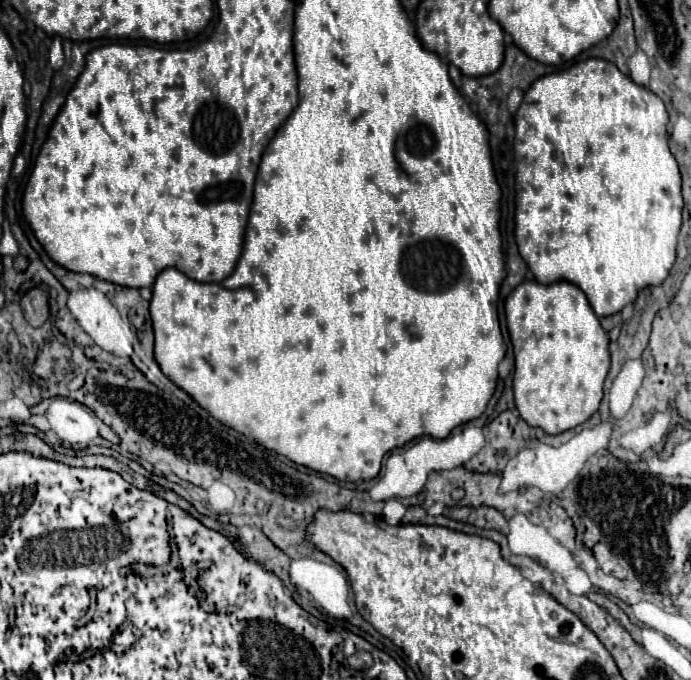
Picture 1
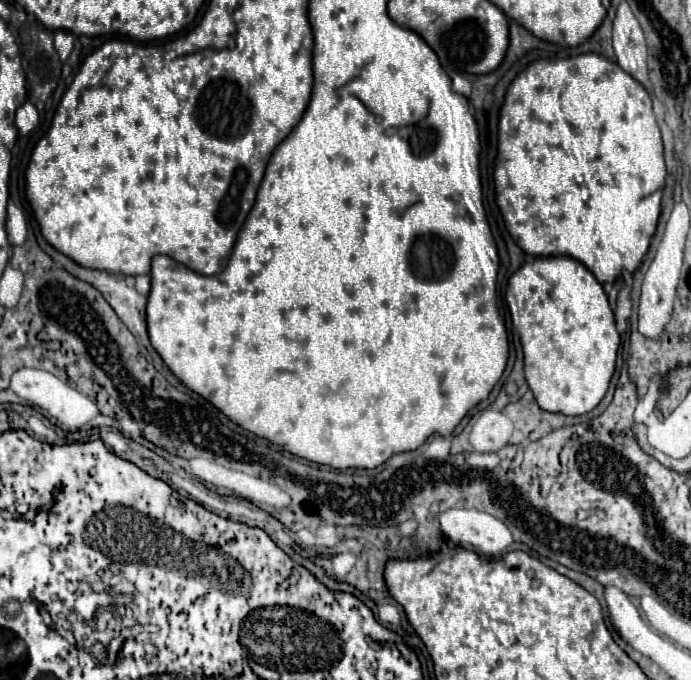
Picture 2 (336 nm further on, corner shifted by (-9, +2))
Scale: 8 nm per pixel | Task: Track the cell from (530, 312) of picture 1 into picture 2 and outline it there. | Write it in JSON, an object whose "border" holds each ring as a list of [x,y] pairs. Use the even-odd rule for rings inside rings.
{"border":[[[537,256],[535,260],[525,262],[509,278],[505,300],[513,327],[521,336],[524,375],[529,388],[535,394],[537,404],[547,412],[561,412],[567,416],[581,416],[591,412],[601,402],[601,398],[609,388],[621,340],[603,286],[575,258]]]}

